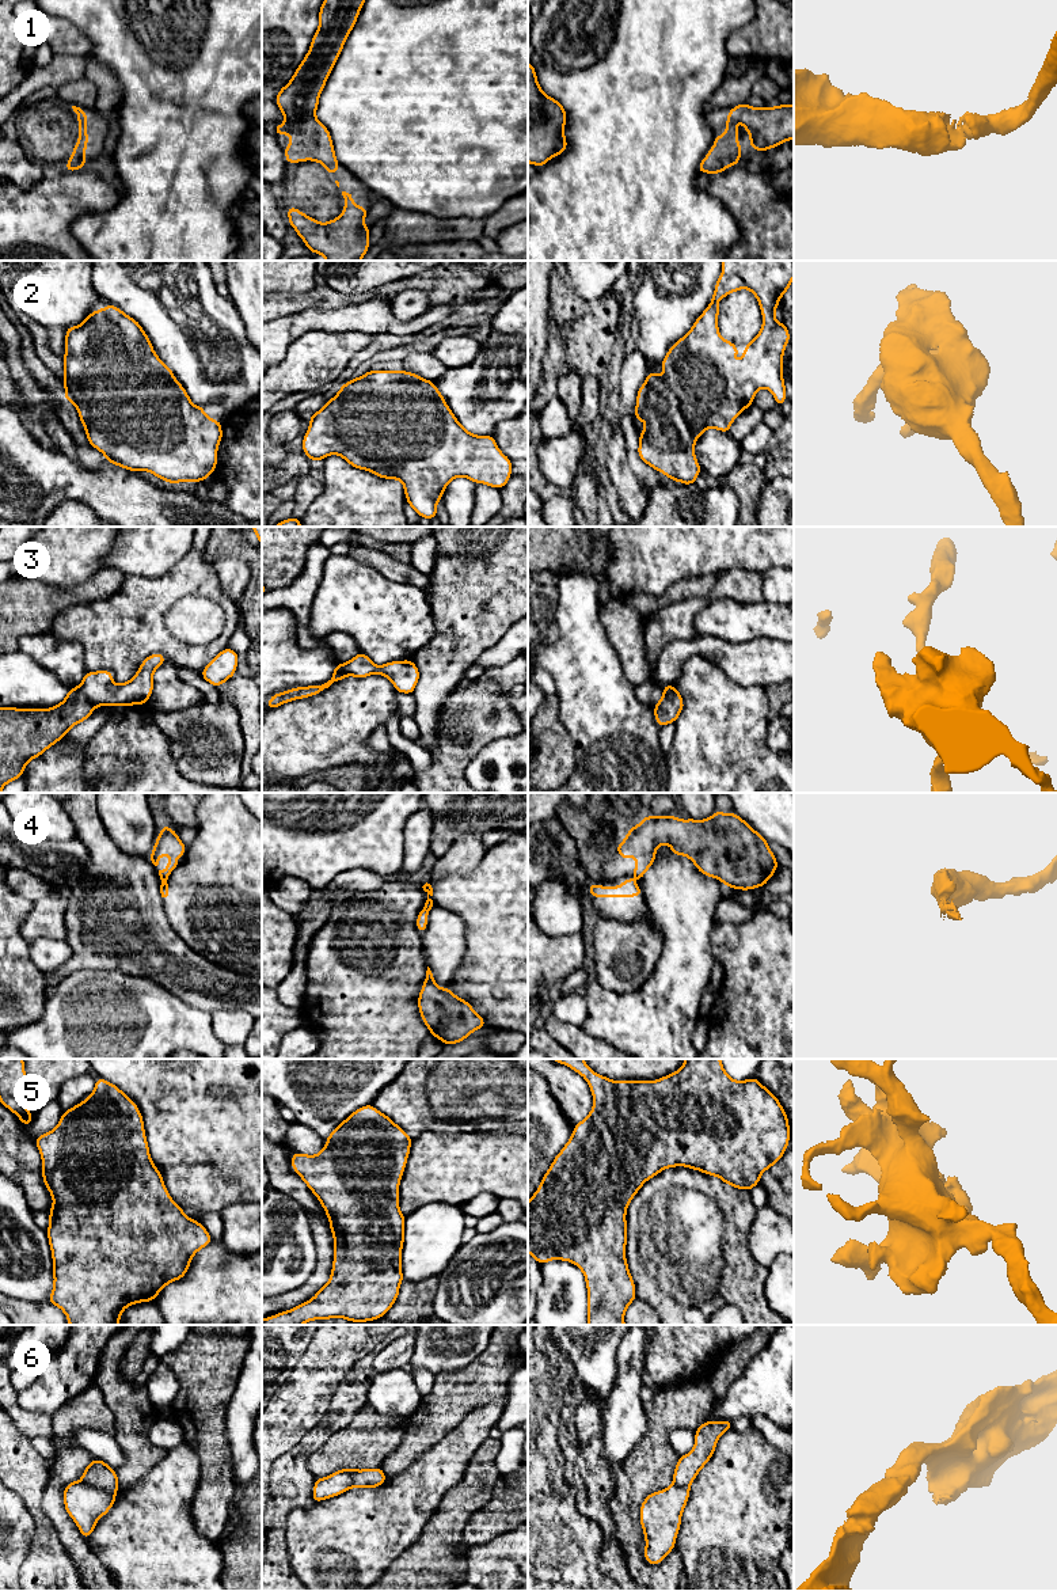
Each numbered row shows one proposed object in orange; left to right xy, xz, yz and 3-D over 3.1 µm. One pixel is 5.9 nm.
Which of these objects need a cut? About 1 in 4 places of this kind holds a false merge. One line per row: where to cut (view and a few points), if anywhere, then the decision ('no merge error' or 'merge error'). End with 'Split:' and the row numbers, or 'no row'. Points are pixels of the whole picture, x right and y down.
1: no cut; no merge error
2: no cut; no merge error
3: cut in xy along (76, 687), (95, 706); merge error
4: cut in xy along (166, 877), (162, 880); merge error
5: no cut; no merge error
6: cut in xy along (83, 1480), (114, 1495); merge error
Split: 3, 4, 6

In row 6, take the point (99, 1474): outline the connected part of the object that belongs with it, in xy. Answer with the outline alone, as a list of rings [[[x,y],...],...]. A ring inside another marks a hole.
[[[94,1459],[88,1463],[87,1469],[81,1474],[81,1480],[85,1484],[111,1495],[118,1492],[117,1472],[100,1459]]]

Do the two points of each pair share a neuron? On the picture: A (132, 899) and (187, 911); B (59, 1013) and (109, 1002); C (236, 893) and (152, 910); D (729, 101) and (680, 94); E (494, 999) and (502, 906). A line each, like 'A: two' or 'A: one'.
A: two
B: one
C: two
D: two
E: one

